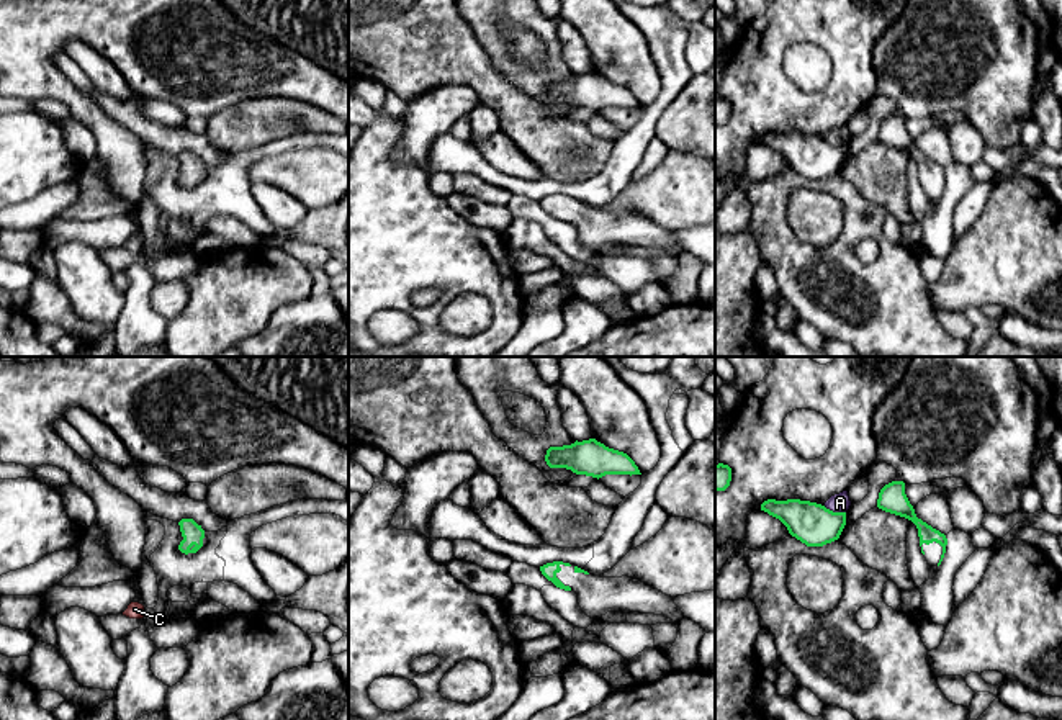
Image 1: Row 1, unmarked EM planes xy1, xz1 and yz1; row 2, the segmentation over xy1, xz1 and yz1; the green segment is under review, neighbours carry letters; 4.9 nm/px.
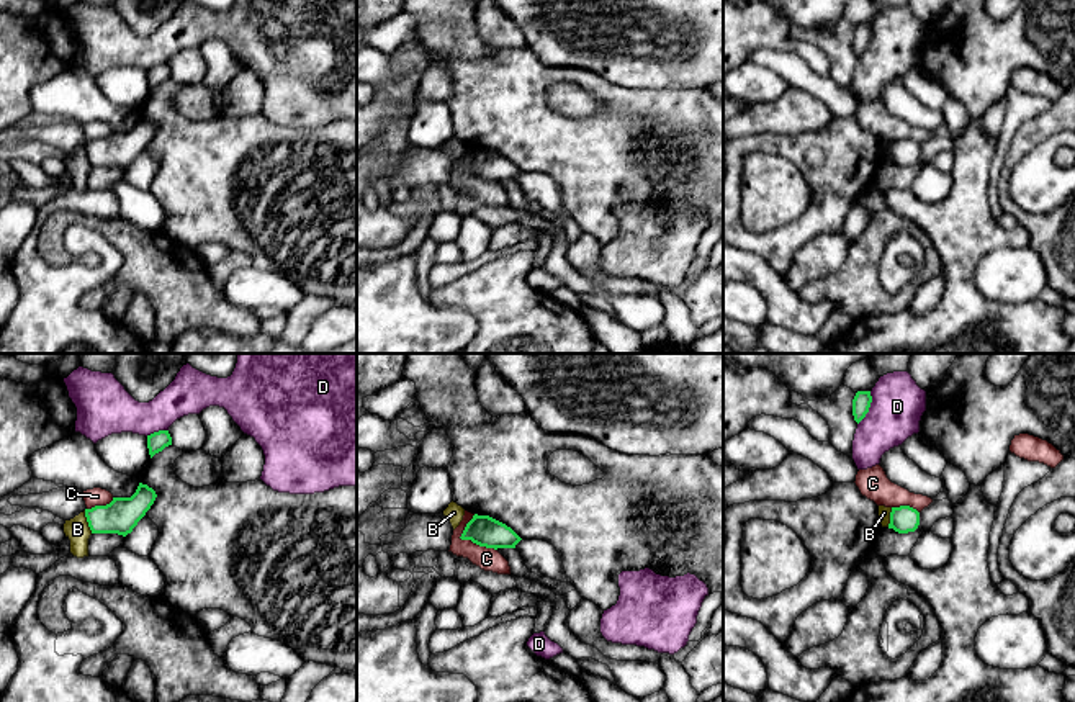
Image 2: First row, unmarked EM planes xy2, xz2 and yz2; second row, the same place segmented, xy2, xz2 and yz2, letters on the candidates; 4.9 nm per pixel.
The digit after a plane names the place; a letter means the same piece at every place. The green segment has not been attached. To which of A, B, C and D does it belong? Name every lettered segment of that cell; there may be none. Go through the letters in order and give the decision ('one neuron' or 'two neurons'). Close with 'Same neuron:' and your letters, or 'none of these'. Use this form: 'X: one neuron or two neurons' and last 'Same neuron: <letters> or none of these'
A: two neurons
B: two neurons
C: two neurons
D: two neurons
Same neuron: none of these

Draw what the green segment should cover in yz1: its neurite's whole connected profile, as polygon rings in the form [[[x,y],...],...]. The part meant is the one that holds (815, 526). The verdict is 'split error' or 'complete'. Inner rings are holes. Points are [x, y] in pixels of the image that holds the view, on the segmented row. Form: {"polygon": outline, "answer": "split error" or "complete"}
{"polygon": [[[767,499],[761,511],[779,519],[789,533],[807,547],[823,547],[838,540],[846,525],[846,512],[833,512],[810,501]]], "answer": "complete"}

